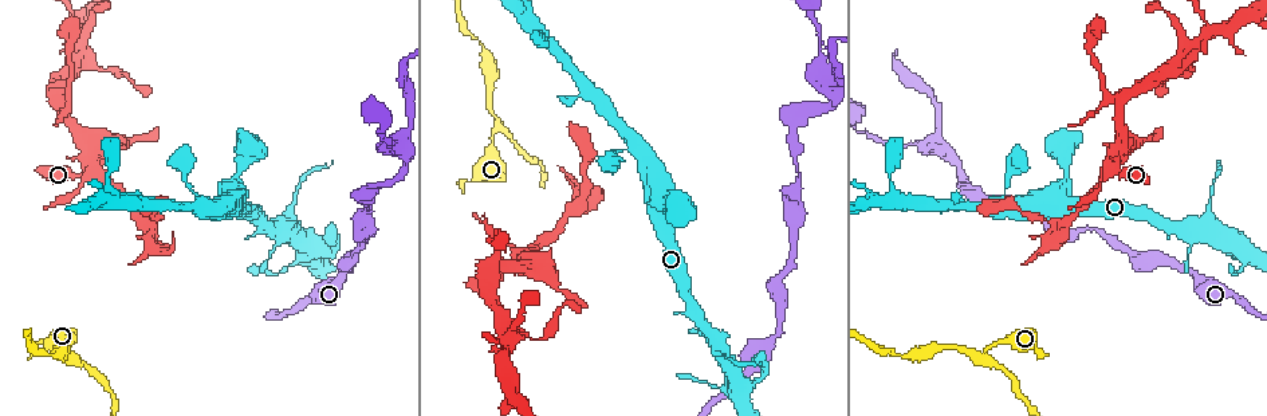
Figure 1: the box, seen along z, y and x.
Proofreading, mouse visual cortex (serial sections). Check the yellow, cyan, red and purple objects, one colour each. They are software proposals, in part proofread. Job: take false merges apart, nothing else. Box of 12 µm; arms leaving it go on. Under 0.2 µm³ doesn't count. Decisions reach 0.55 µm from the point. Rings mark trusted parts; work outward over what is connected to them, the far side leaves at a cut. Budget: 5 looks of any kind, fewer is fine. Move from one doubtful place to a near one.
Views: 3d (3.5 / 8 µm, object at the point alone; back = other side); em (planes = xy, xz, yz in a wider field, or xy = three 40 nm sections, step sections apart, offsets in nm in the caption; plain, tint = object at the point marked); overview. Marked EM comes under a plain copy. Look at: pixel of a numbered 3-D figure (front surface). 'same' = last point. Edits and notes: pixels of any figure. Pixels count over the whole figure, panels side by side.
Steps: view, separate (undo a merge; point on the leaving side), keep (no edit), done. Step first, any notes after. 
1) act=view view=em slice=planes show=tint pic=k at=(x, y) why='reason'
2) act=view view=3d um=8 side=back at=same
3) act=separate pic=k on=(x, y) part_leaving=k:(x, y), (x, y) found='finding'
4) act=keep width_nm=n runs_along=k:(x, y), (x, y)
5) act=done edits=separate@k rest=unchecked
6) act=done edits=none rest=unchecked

act=view view=em slice=xy step=2 show=tint pic=1 at=(822, 63) why='calibre changes'

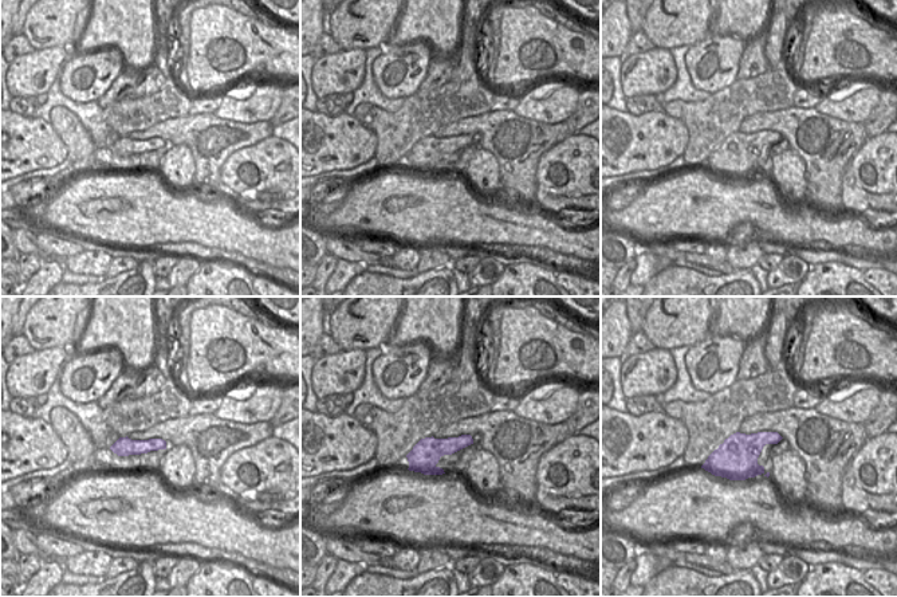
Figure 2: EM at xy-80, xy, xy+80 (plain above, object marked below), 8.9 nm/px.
act=view view=3d um=3.5 at=same

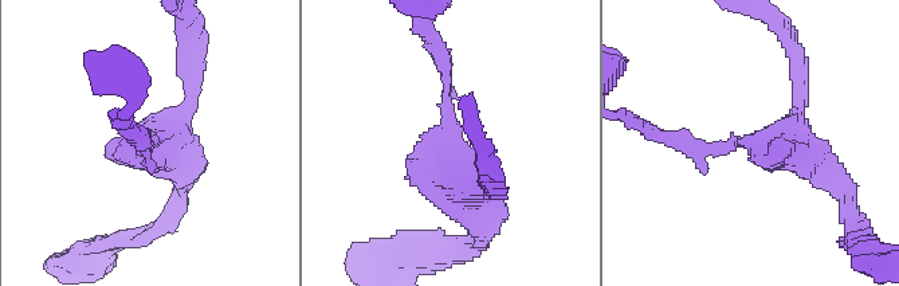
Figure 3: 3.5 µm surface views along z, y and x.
act=keep arm_widths_nm=150,300,400 runs_along=3:(482, 211), (450, 167), (442, 57) found='continuous, no second cell'

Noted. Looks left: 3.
act=view view=3d um=8 pic=1 at=(981, 356) why='three arms meet'

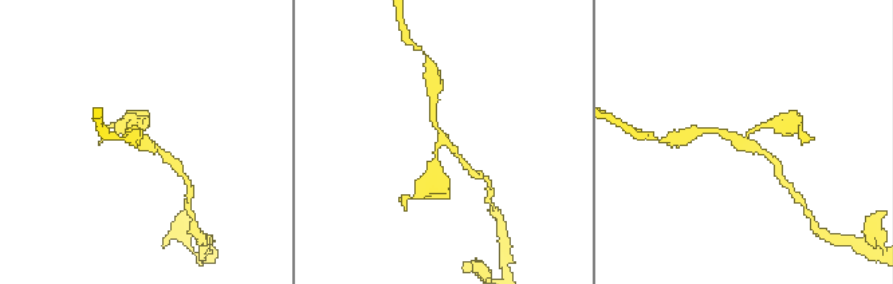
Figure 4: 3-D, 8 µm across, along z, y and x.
act=view view=em slice=xy step=1 show=tint pic=4 at=(441, 143) arms=3 arm_widths_nm=200,200,250

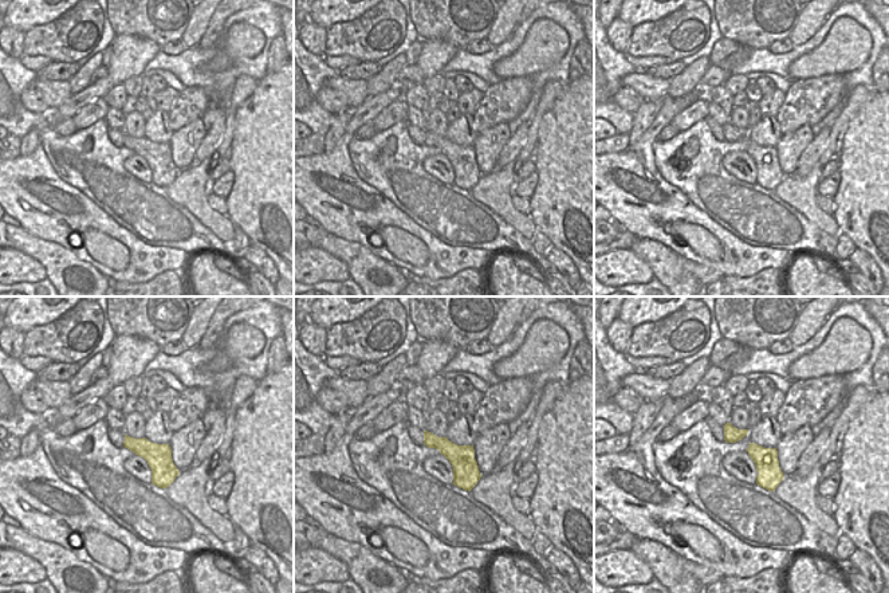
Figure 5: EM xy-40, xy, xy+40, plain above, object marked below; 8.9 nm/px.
act=keep runs_along=4:(777, 125), (759, 126), (744, 138), (709, 130) found='continuous, no second cell'

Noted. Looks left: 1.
act=done edits=none rest=unchecked

